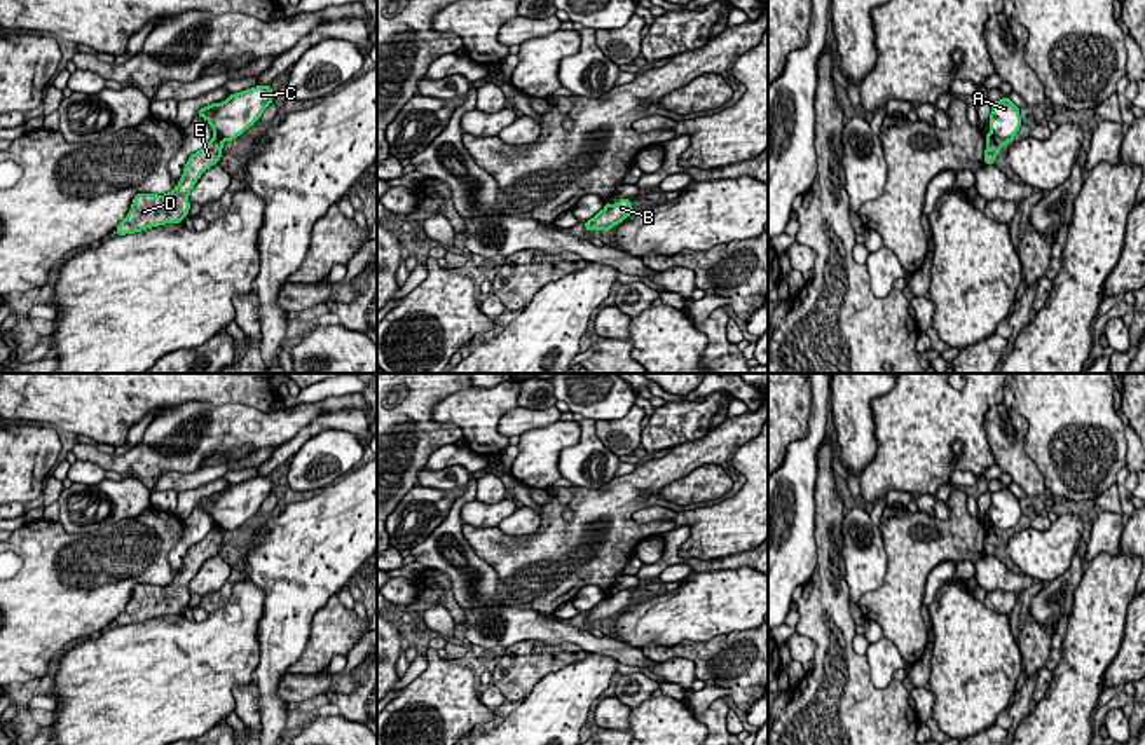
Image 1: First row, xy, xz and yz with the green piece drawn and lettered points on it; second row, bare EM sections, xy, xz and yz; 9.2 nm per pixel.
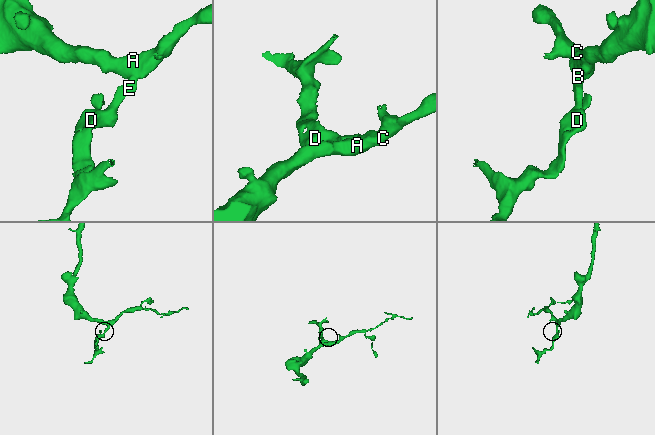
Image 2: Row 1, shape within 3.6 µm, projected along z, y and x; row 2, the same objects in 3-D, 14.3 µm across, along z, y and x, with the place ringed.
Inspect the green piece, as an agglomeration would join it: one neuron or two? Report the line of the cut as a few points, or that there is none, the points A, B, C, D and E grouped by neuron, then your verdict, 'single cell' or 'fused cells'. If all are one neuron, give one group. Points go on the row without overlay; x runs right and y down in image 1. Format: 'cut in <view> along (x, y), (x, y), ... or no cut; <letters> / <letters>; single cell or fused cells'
cut in yz along (992, 524), (1002, 536); A B C / D E; fused cells

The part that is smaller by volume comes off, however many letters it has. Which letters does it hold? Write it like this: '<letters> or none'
D, E

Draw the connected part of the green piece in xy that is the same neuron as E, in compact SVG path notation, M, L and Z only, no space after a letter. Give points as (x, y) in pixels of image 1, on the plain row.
M213 527L199 543L192 544L183 558L180 574L166 586L138 584L122 614L117 616L117 626L141 623L145 619L182 614L189 607L189 584L201 565L218 555L223 530Z

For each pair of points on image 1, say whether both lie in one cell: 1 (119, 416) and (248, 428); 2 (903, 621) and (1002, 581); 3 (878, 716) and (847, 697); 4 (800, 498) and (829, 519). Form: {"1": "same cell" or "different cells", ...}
{"1": "different cells", "2": "different cells", "3": "same cell", "4": "different cells"}

